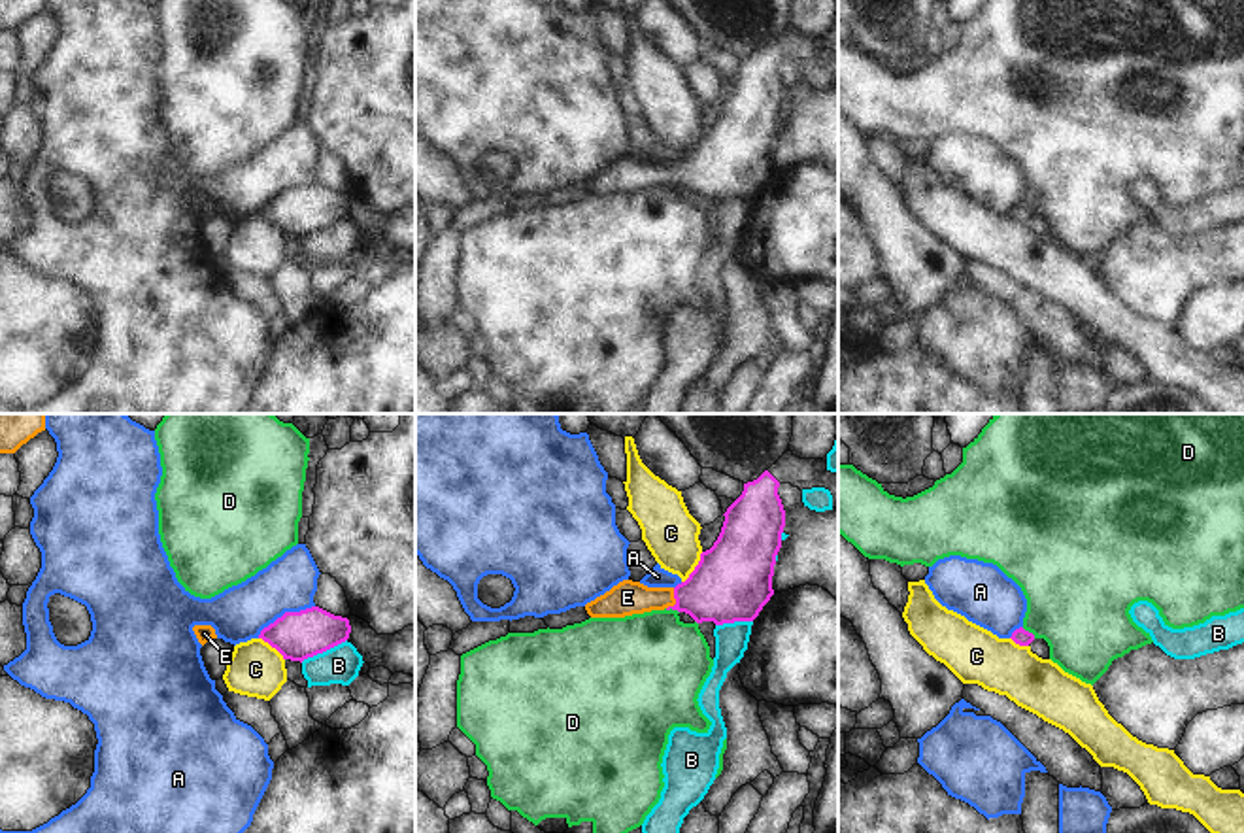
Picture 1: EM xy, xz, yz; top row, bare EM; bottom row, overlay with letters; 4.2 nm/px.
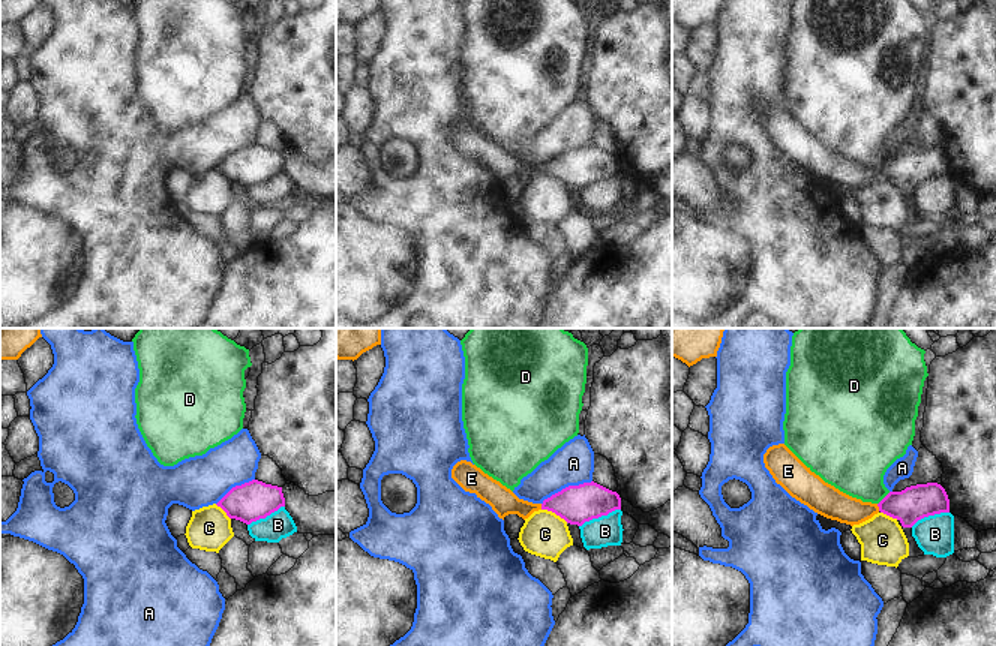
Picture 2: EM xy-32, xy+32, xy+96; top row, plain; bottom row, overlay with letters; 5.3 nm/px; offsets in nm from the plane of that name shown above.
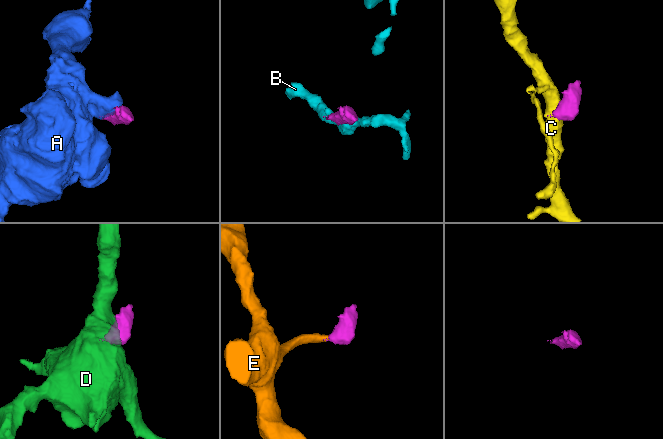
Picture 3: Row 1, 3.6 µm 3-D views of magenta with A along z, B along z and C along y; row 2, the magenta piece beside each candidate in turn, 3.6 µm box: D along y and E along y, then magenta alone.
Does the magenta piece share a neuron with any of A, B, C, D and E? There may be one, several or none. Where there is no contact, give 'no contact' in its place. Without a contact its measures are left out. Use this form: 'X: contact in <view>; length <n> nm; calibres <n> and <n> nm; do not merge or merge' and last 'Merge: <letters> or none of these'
A: contact in xy; length 280 nm; calibres 200 and 240 nm; do not merge
B: contact in xy; length 220 nm; calibres 200 and 160 nm; do not merge
C: contact in xz; length 160 nm; calibres 340 and 240 nm; do not merge
D: contact in yz; length 80 nm; calibres 70 and 440 nm; do not merge
E: contact in xz; length 100 nm; calibres 320 and 150 nm; merge
Merge: E

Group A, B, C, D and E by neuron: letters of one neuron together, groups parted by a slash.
A / B / C / D / E

